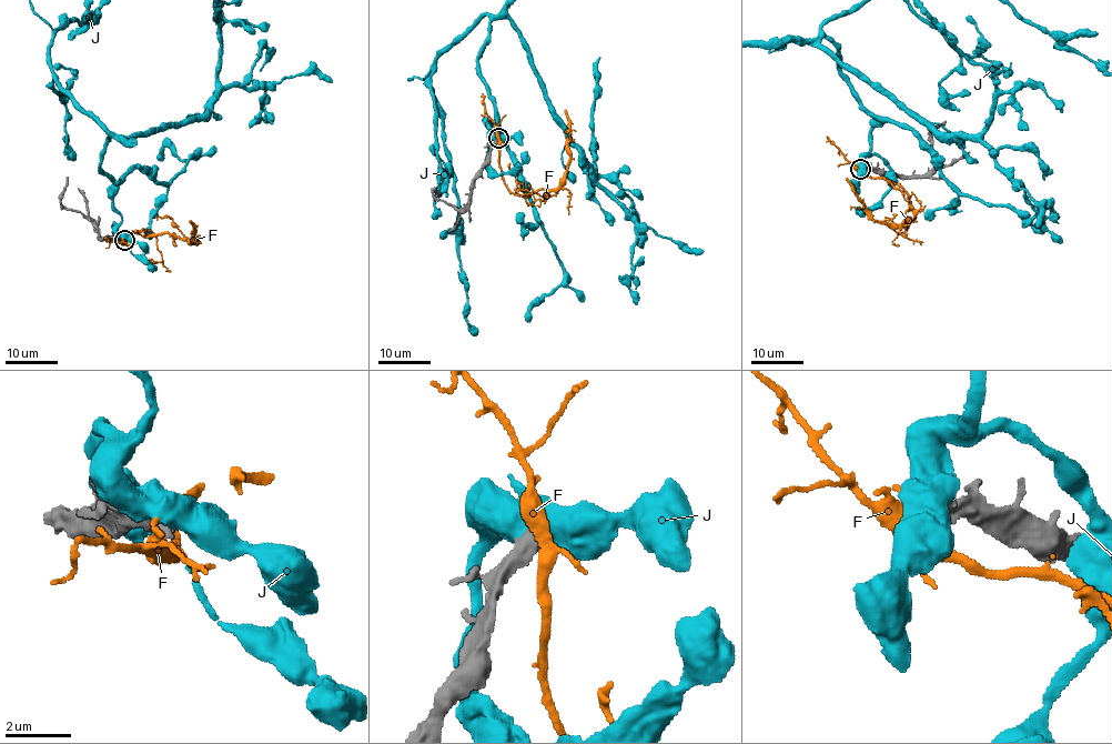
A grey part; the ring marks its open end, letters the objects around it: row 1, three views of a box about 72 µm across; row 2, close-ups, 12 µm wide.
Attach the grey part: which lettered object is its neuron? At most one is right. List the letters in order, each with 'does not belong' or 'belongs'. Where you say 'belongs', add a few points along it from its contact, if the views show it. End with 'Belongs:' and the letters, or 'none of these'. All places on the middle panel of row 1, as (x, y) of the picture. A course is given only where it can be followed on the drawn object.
F: does not belong
J: does not belong
Belongs: none of these

